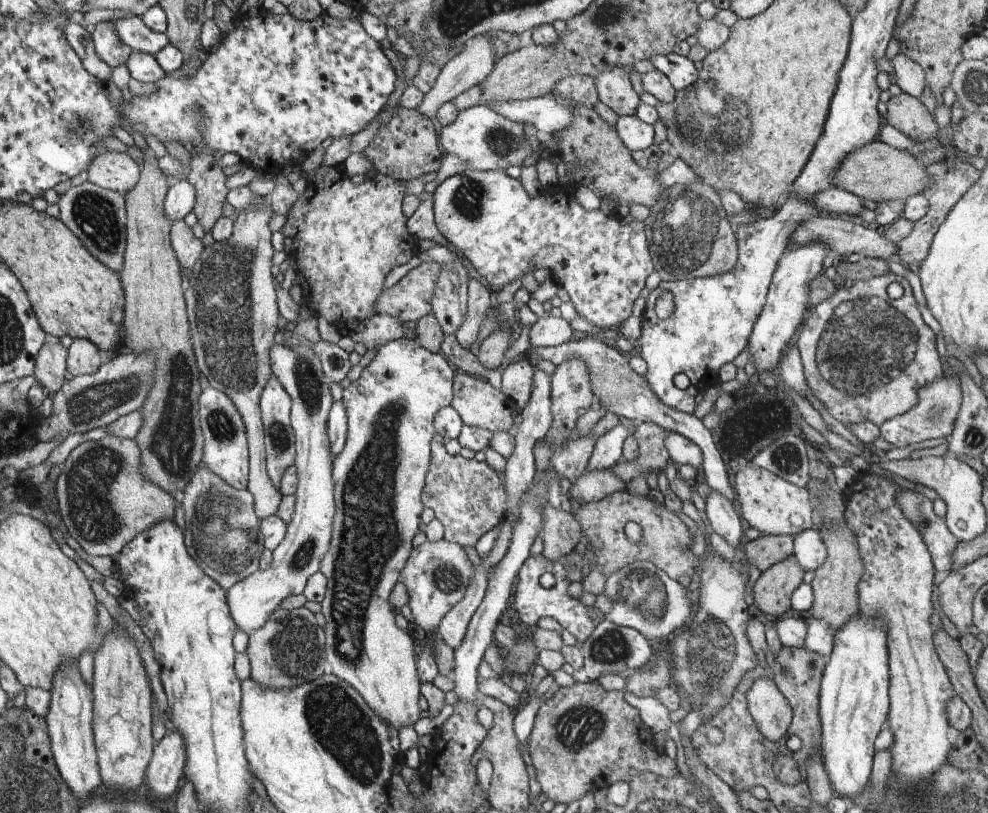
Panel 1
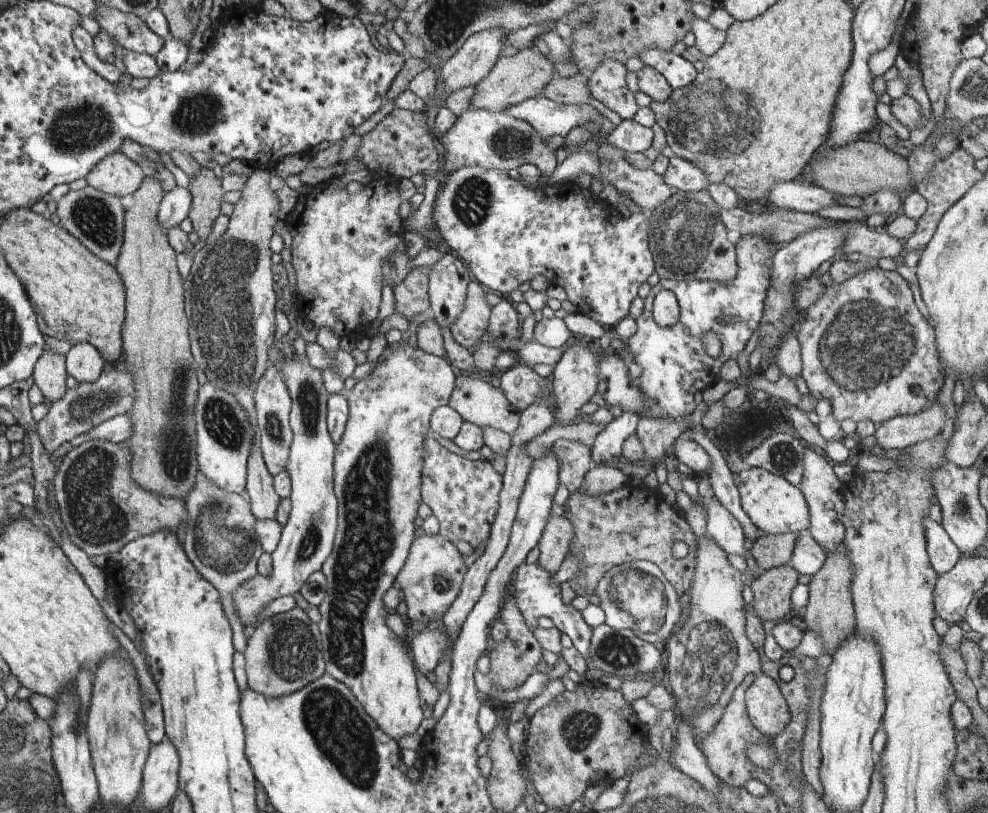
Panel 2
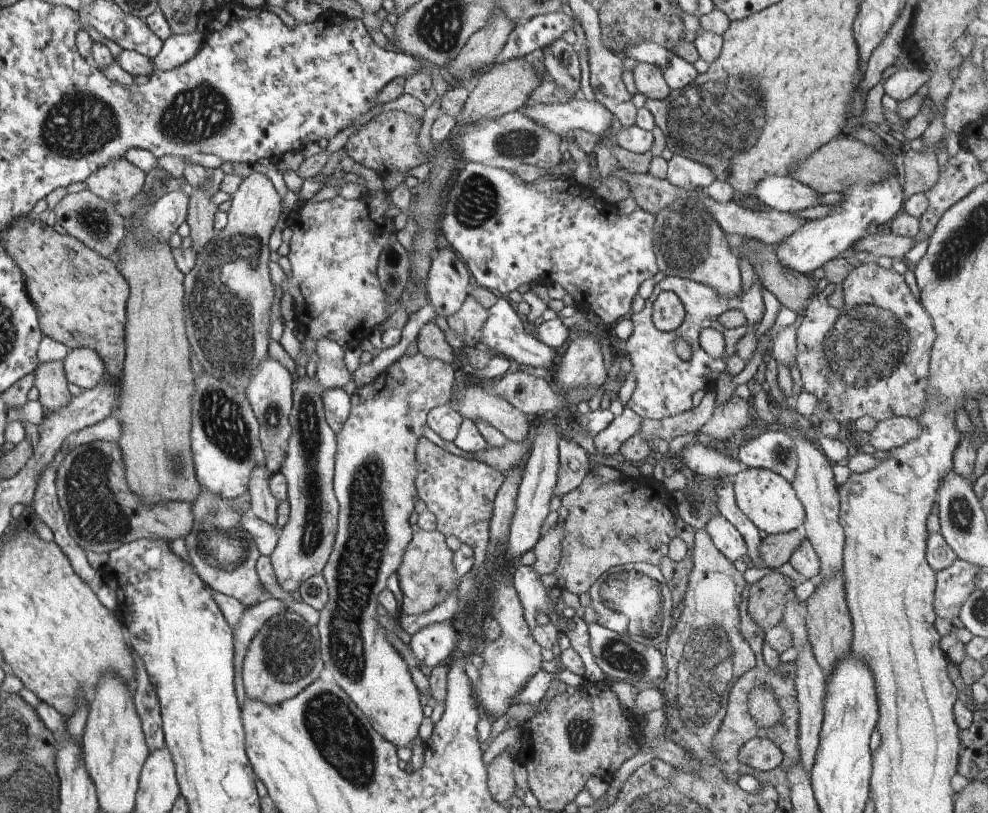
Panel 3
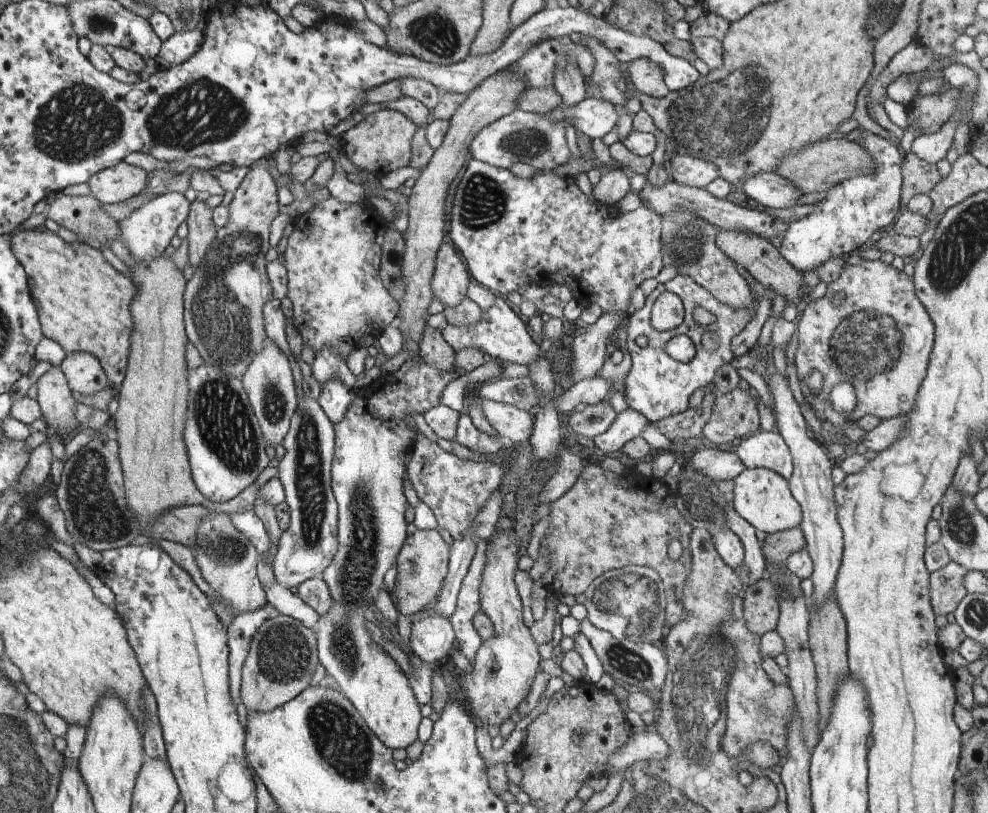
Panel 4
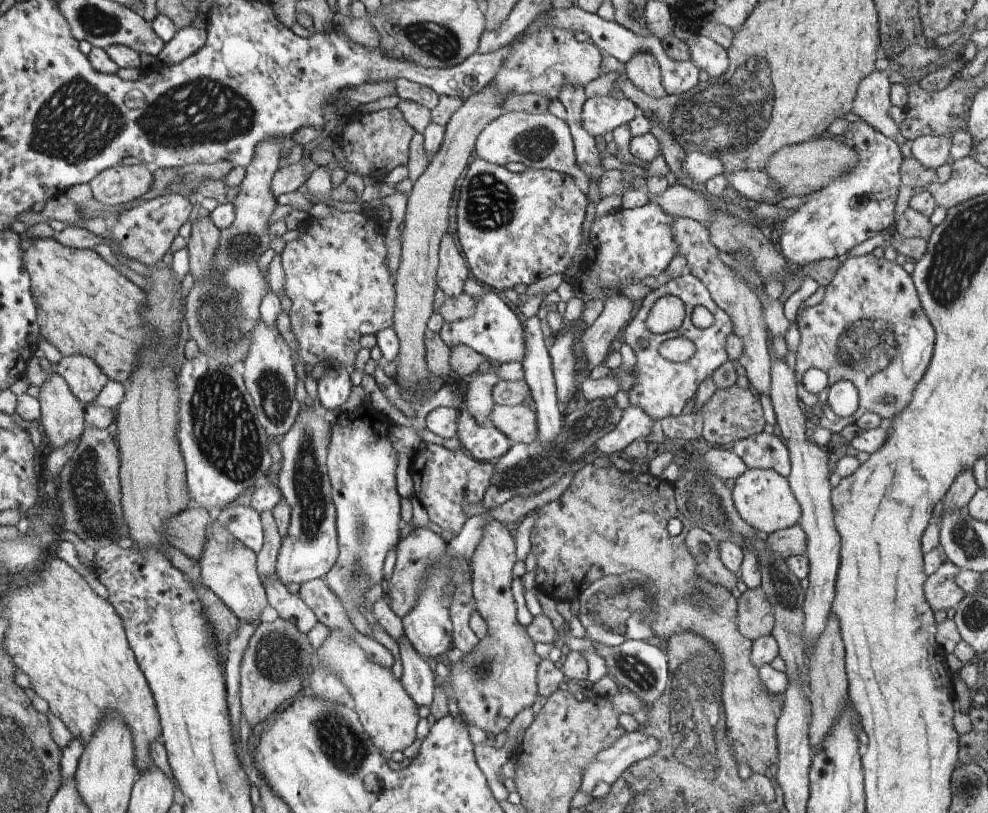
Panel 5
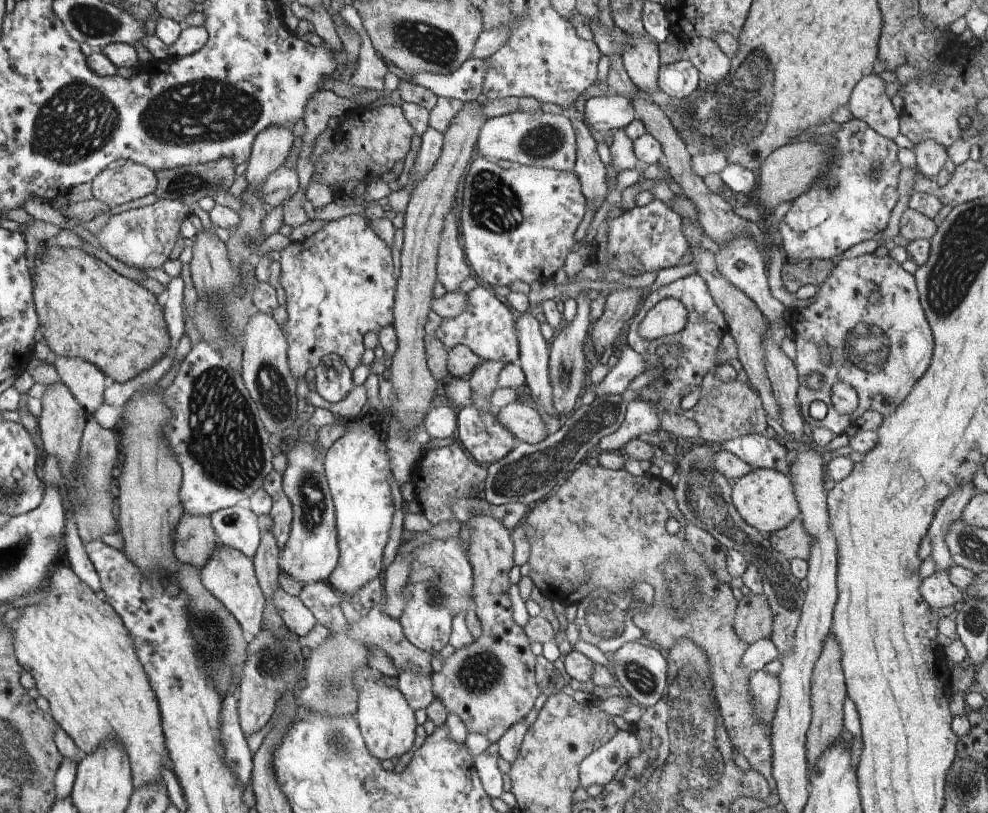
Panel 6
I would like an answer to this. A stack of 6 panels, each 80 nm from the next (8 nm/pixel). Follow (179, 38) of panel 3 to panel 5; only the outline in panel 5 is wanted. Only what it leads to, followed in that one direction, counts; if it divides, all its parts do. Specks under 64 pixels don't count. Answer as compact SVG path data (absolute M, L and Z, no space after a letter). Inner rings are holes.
M186 27L178 29L172 40L165 43L165 48L161 50L157 57L167 65L178 64L201 49L208 37L206 29L196 27Z

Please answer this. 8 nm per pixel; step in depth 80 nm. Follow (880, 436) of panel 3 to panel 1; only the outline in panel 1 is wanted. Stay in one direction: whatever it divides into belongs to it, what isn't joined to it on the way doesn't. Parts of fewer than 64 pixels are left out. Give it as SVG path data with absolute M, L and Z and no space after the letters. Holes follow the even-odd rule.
M938 377L918 391L918 402L904 414L888 419L879 426L881 437L894 444L894 447L906 448L910 444L920 444L926 440L936 440L941 436L949 437L955 427L955 420L961 409L963 392L961 385L951 377Z

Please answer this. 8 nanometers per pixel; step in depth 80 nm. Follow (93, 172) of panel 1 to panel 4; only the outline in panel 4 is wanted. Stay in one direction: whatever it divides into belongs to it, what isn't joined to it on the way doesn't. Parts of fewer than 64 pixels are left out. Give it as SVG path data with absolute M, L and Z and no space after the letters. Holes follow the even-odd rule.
M125 161L93 174L87 182L91 193L103 204L124 202L146 188L149 174Z

